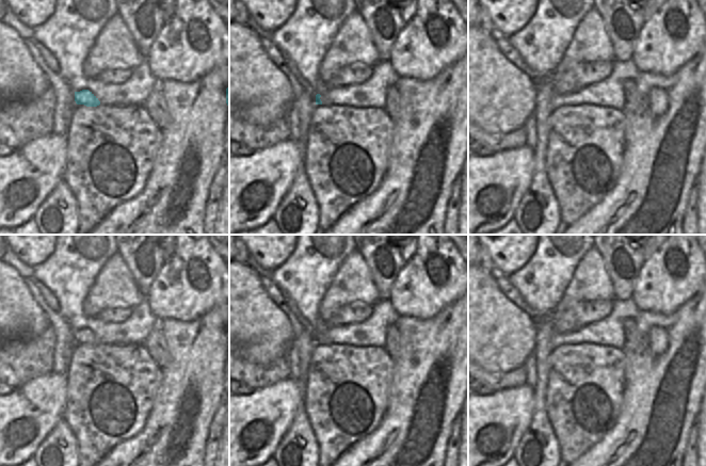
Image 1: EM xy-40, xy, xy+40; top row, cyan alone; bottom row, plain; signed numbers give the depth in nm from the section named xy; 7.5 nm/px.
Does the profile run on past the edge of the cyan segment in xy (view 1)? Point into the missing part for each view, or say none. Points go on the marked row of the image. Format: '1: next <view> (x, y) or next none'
1: next none

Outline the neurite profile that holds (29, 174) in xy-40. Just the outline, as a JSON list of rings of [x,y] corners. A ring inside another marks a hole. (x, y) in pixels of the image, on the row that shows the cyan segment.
[[[52,132],[0,158],[0,228],[20,226],[34,216],[41,204],[64,179],[67,146],[66,134]]]

